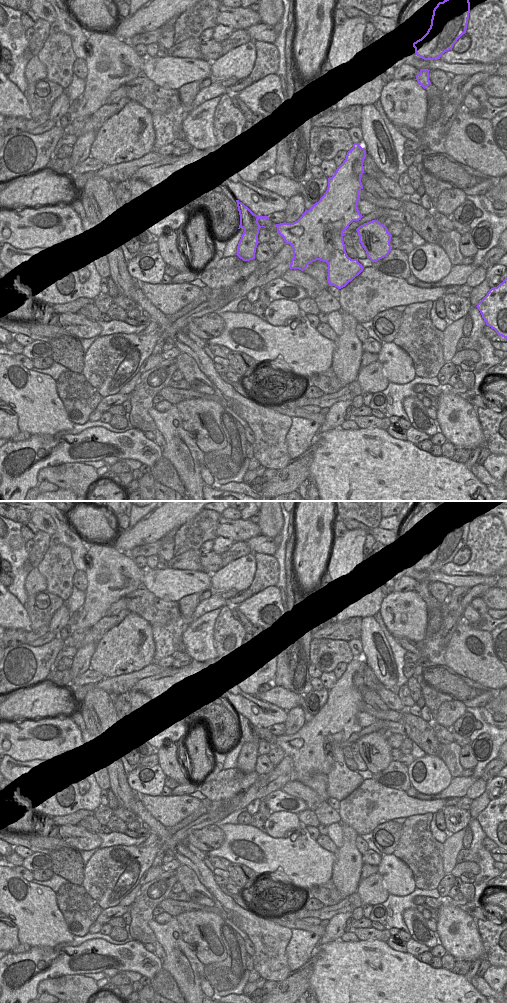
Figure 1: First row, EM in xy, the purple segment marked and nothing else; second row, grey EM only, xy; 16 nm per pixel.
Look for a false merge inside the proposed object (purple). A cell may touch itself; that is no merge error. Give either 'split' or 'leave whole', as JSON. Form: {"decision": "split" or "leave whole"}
{"decision": "split"}

